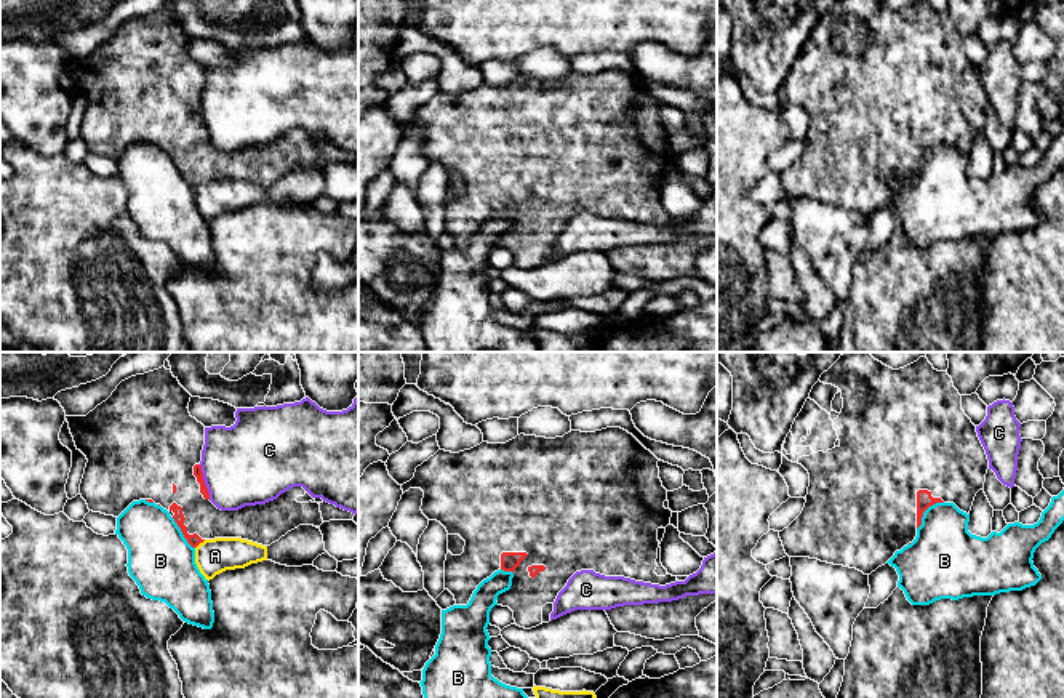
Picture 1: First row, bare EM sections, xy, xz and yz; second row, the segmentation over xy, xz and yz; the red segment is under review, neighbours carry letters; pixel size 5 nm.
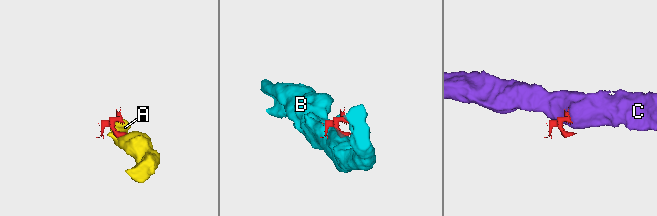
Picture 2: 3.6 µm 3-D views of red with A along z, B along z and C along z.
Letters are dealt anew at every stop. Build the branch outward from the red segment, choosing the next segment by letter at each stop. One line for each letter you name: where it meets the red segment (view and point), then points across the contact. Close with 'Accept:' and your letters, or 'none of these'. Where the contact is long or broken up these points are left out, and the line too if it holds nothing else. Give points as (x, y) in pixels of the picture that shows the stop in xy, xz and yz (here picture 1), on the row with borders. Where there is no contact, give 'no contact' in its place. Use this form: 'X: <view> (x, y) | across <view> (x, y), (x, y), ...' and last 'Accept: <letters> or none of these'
Accept: none of these

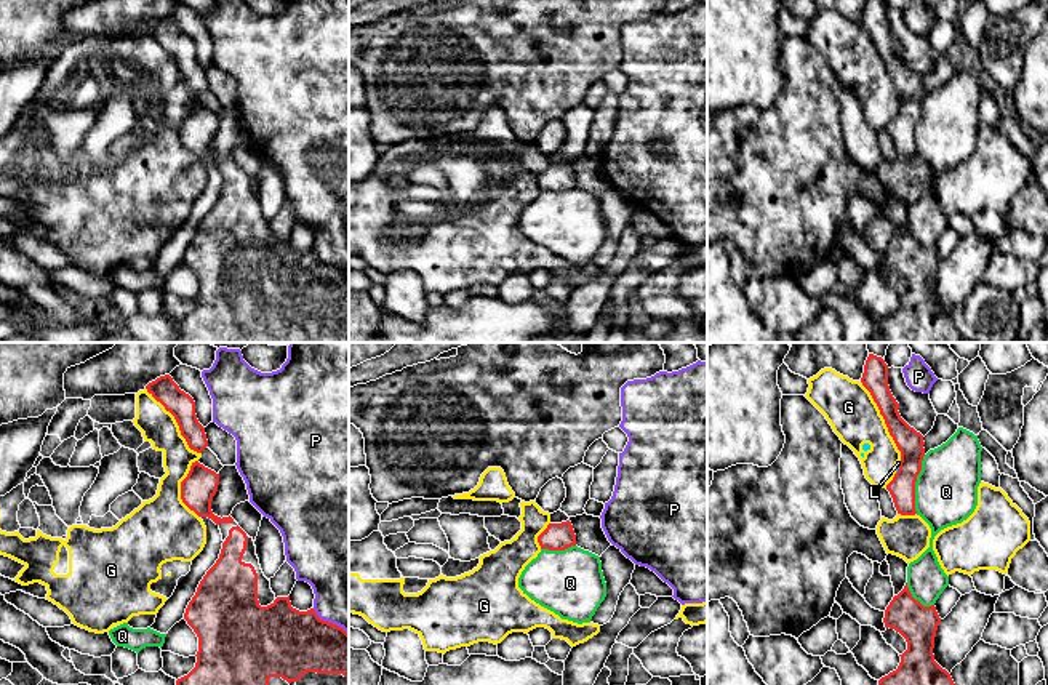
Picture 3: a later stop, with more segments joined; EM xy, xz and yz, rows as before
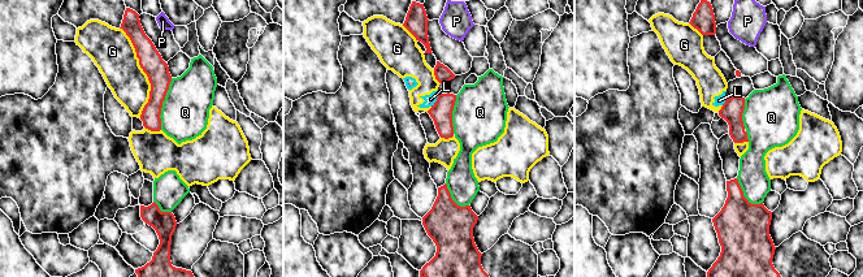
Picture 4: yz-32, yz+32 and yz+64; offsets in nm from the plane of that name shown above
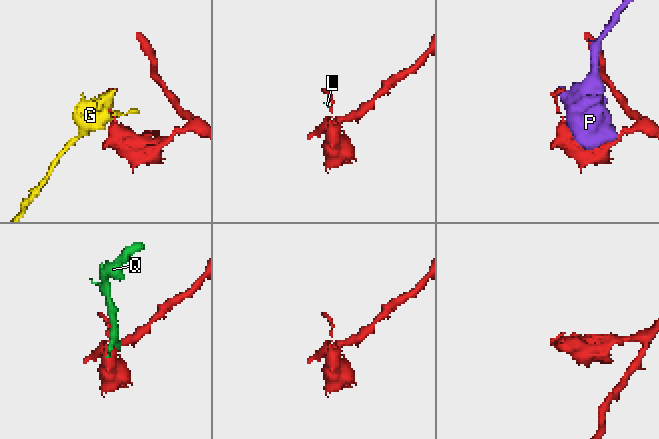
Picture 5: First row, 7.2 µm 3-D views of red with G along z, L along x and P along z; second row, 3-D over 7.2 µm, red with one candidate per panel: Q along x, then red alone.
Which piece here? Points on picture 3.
Accept: none of these

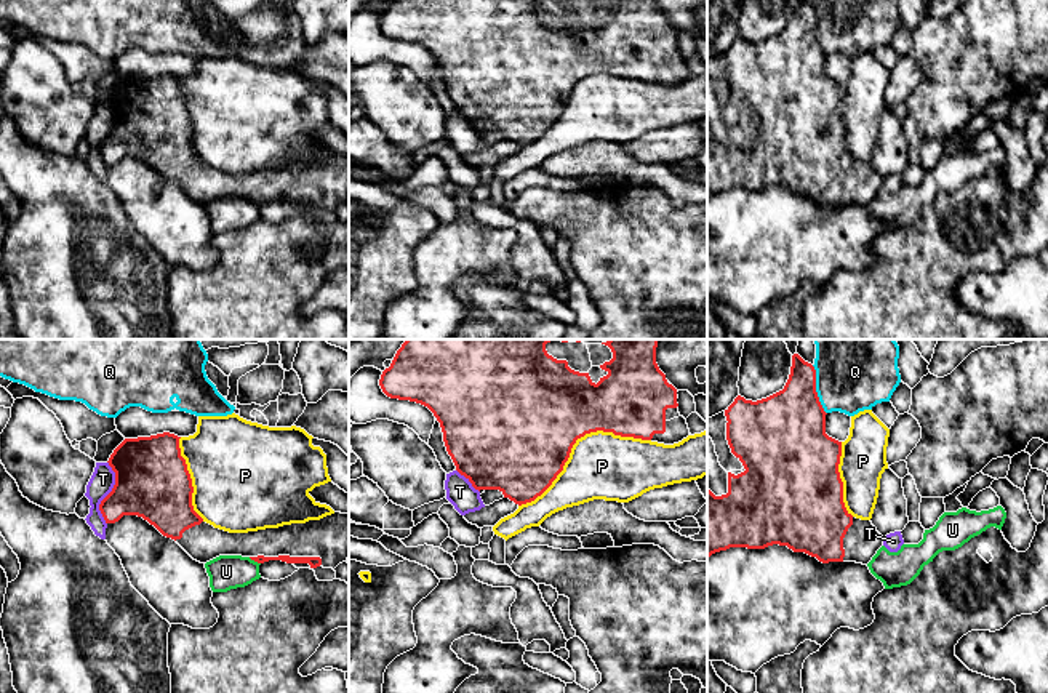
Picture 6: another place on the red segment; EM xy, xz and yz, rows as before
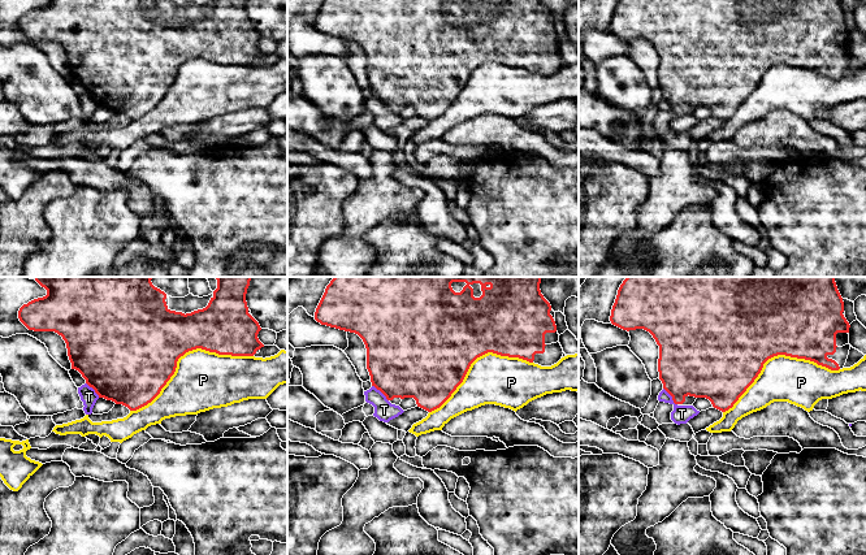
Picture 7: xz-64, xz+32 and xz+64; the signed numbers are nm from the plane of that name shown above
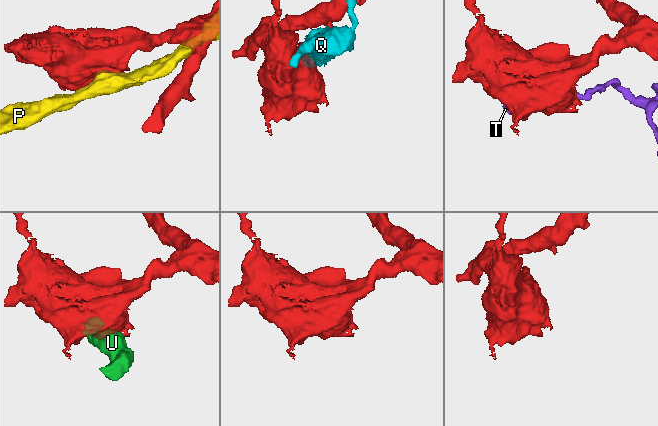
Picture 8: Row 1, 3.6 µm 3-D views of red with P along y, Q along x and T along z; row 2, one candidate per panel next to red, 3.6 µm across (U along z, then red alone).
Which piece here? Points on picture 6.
Accept: none of these

